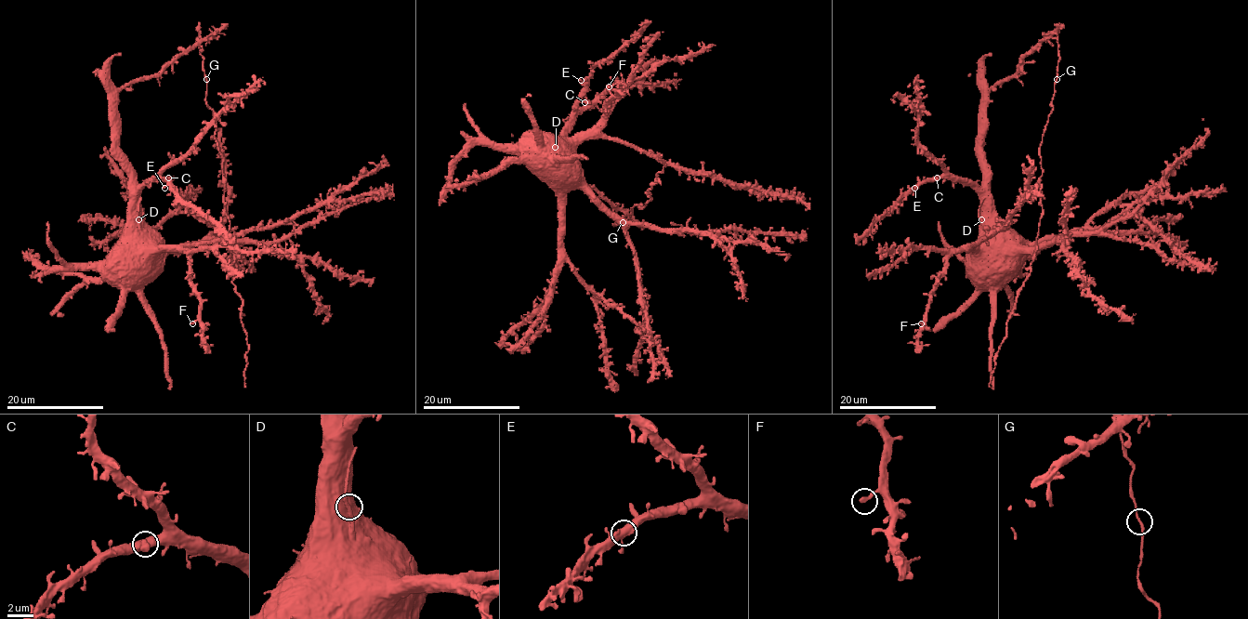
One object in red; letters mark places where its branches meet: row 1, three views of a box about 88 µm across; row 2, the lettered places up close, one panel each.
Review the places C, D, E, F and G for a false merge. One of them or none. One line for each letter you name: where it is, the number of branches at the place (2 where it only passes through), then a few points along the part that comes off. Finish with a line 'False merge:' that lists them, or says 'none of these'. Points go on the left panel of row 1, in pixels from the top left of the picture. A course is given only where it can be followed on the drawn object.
False merge: none of these

